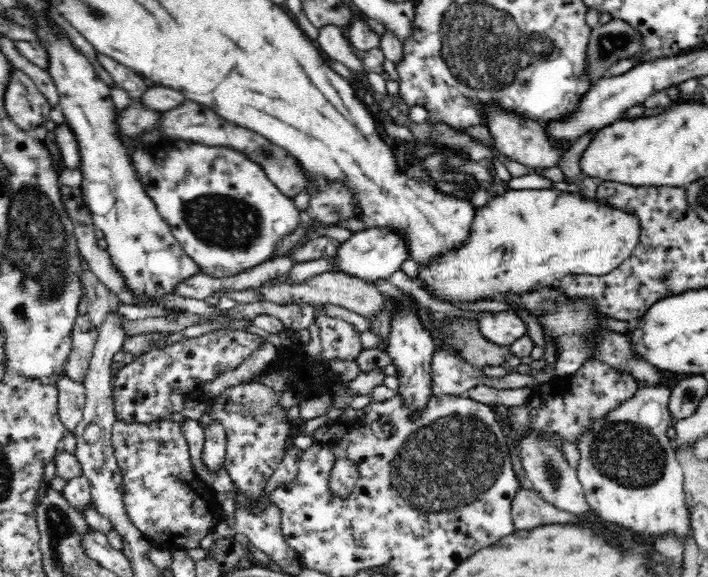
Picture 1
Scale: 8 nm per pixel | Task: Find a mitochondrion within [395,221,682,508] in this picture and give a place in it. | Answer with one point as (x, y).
(626, 452)

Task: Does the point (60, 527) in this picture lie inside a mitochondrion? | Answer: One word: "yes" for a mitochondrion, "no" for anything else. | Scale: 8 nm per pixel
yes

